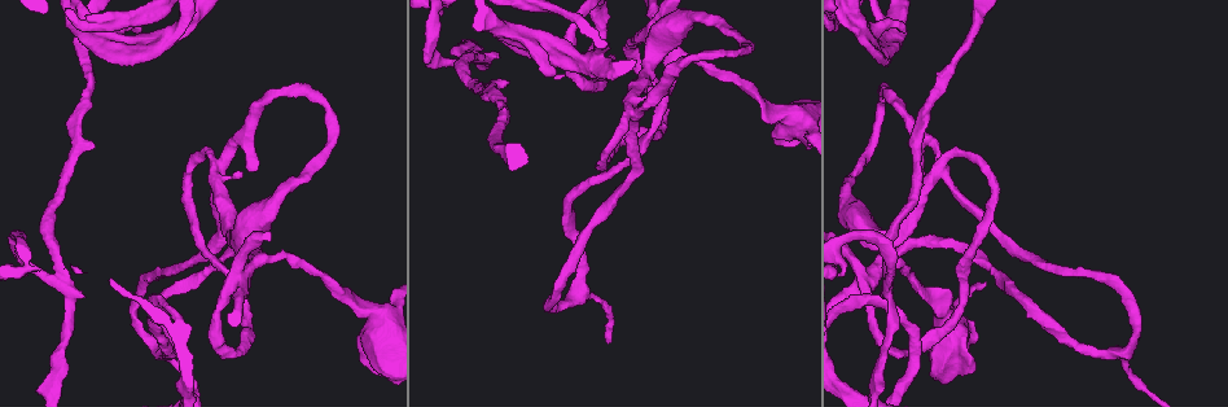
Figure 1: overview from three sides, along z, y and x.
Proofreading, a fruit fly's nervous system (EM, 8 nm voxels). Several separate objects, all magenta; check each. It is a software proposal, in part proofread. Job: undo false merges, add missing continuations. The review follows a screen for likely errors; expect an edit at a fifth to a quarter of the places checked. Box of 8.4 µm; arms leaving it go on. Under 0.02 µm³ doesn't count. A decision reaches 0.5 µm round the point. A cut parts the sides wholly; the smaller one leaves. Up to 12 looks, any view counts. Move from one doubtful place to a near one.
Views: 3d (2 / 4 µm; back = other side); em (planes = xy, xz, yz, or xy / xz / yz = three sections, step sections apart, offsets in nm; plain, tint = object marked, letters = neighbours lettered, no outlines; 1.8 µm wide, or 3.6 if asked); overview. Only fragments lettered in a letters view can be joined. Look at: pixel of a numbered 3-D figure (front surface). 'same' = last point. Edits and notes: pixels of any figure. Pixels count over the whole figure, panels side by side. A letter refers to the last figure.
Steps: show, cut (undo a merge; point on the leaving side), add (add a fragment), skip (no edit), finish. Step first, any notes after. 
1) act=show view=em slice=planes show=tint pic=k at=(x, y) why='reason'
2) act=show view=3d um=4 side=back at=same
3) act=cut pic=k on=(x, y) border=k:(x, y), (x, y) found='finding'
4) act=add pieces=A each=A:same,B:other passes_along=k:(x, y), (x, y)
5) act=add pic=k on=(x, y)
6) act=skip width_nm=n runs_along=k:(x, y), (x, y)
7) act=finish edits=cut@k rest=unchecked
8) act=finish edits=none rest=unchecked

act=show view=em um=3.6 slice=xz step=4 show=tint pic=1 at=(227, 254) why='three arms meet'

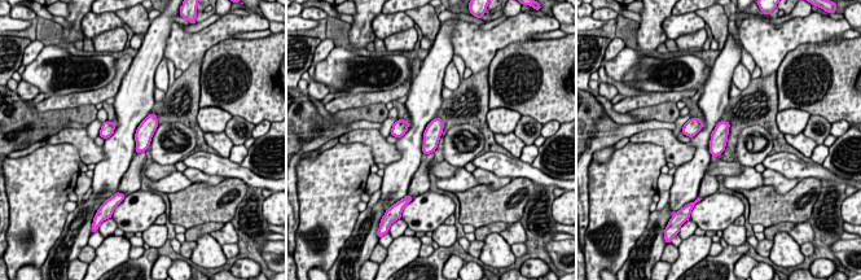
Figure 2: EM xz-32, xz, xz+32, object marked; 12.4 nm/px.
act=show view=em um=3.6 slice=planes show=tint at=same why='another direction'

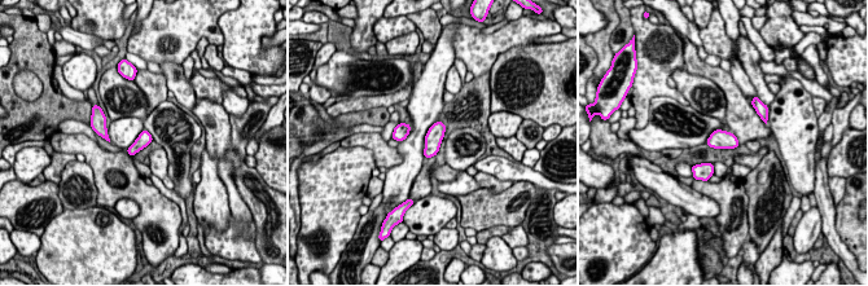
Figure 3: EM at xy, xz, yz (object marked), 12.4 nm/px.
act=show view=em um=3.6 slice=planes show=letters at=same why='what lies round it'

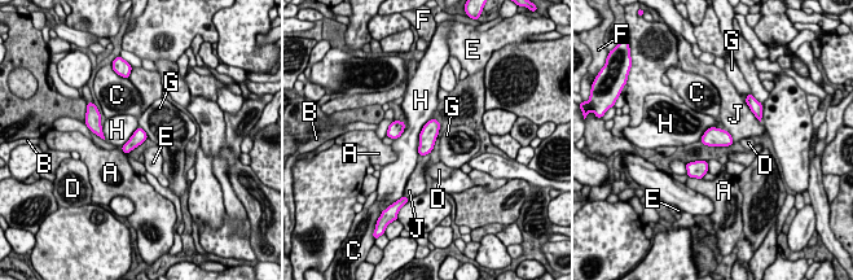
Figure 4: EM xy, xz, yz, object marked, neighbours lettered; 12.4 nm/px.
act=skip each=A:other,B:other,C:other,D:other,E:other,F:other,G:other,H:other,J:other border=4:(431, 119), (420, 134), (418, 156) found='continuous, no second cell'

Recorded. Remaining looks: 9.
act=show view=em slice=planes show=letters pic=1 at=(237, 283)

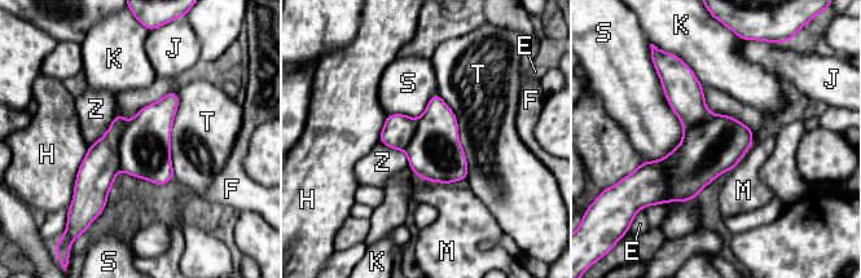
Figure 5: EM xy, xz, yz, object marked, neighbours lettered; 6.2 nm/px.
act=skip each=E:other,F:other,H:other,J:other,K:other,M:other,S:other,T:other,Z:other border=5:(380, 141), (400, 149), (409, 166) found='all the same cell'

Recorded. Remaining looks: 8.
act=show view=3d um=4 side=back pic=1 at=(215, 162) why='four arms meet'

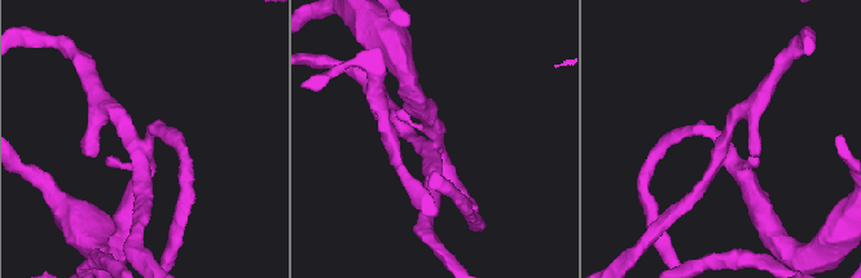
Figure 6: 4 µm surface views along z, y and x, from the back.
act=show view=em slice=planes show=letters pic=6 at=(720, 143) arms=4

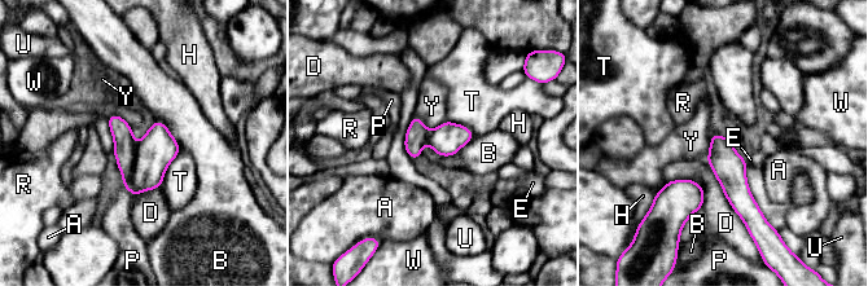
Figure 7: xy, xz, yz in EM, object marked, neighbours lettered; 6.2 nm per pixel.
act=skip each=A:other,B:other,D:other,E:other,H:other,P:other,R:other,T:other,U:other,W:other,Y:other runs_along=7:(714, 137), (750, 215) found='continuous, no second cell'

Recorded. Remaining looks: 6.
act=show view=em slice=planes show=letters pic=1 at=(881, 102) why='closes a loop'

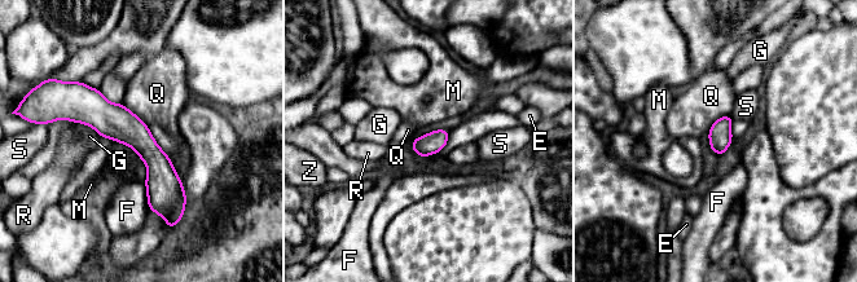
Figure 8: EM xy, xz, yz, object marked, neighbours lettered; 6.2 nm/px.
act=skip each=E:other,F:other,G:other,M:other,Q:other,R:other,S:other,Z:other runs_along=8:(66, 115), (121, 124), (181, 206) found='one cell here'

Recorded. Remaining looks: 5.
act=show view=em slice=planes show=letters pic=1 at=(171, 36)

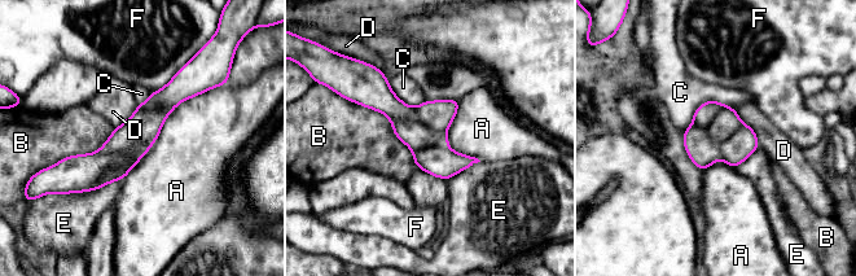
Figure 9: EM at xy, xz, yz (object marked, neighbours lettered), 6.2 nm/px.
act=skip width_nm=240 each=A:other,B:other,C:other,D:other,E:other,F:other border=9:(215, 87), (183, 100), (123, 179) found='one cell here'

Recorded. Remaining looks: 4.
act=finish edits=none rest=unchecked

